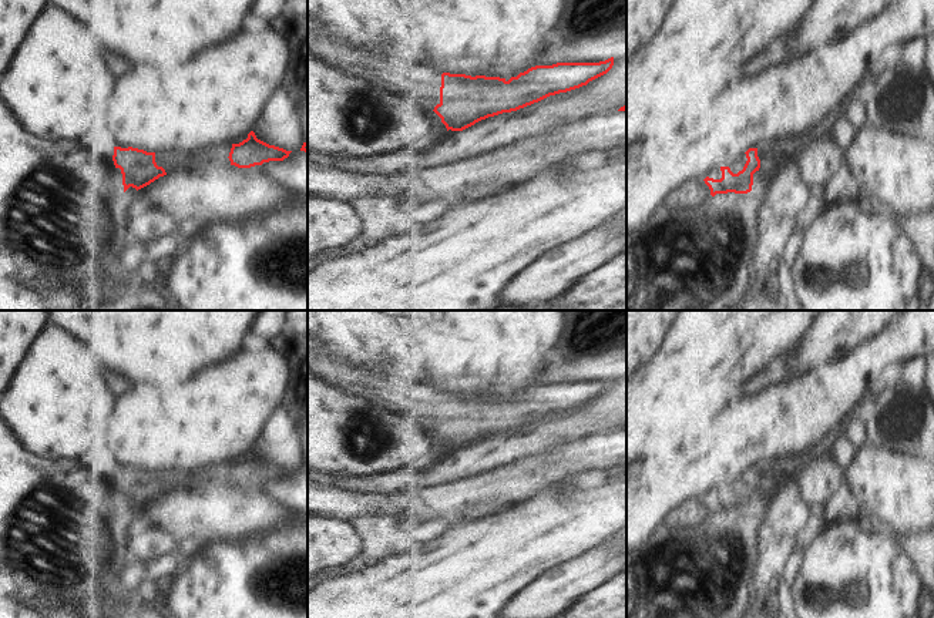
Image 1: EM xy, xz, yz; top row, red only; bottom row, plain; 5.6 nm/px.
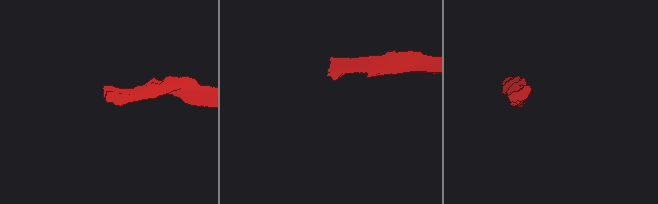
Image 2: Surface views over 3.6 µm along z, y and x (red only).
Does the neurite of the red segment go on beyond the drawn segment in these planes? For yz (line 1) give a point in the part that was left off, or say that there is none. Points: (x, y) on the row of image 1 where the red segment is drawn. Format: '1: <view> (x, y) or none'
1: yz (738, 164)

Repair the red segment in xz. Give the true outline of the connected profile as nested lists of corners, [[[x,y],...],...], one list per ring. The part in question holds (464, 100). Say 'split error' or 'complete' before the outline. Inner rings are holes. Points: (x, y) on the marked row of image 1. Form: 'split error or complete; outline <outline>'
split error; outline [[[308,31],[308,51],[318,60],[337,70],[367,80],[372,85],[384,88],[392,94],[409,100],[419,100],[426,108],[433,110],[446,125],[447,131],[463,131],[476,122],[503,112],[517,111],[550,95],[567,93],[607,74],[614,66],[614,57],[599,63],[557,63],[535,66],[508,81],[500,77],[440,74],[423,57],[406,57],[397,53],[366,53],[340,41],[325,38]]]

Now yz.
split error; outline [[[749,148],[743,155],[735,158],[729,167],[716,167],[703,179],[710,189],[710,195],[716,194],[747,194],[752,191],[753,174],[759,171],[760,159],[757,148]]]

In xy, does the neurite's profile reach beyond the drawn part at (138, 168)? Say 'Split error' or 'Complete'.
Split error.

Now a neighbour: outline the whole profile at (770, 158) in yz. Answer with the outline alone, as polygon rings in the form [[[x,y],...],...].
[[[797,141],[770,148],[757,148],[757,157],[760,159],[760,168],[753,174],[752,191],[746,194],[747,199],[756,198],[763,194],[773,175],[780,169],[786,159],[794,157]]]

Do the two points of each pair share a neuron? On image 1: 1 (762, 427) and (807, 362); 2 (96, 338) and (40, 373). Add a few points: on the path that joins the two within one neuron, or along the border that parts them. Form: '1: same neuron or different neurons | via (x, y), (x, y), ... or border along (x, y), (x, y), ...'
1: different neurons | border along (826, 363), (789, 382), (766, 382)
2: different neurons | border along (56, 326), (90, 355), (98, 352), (108, 368)

